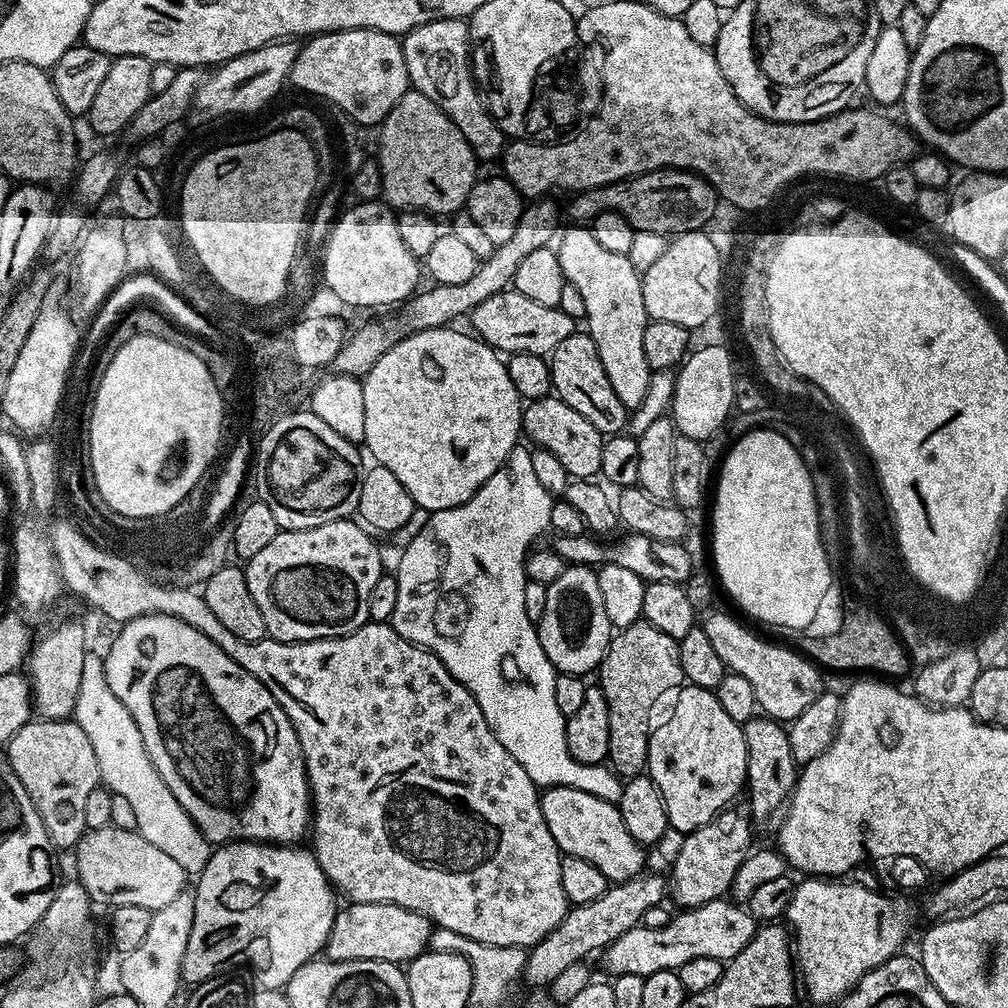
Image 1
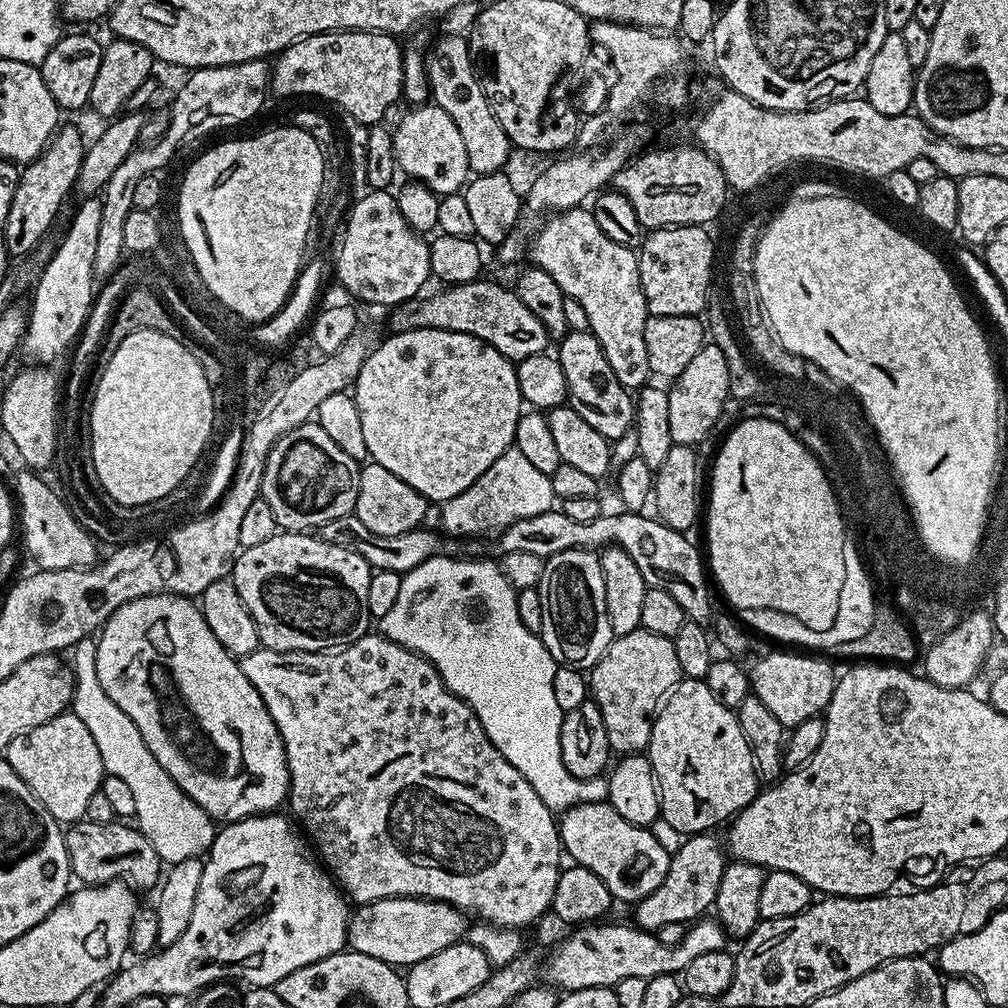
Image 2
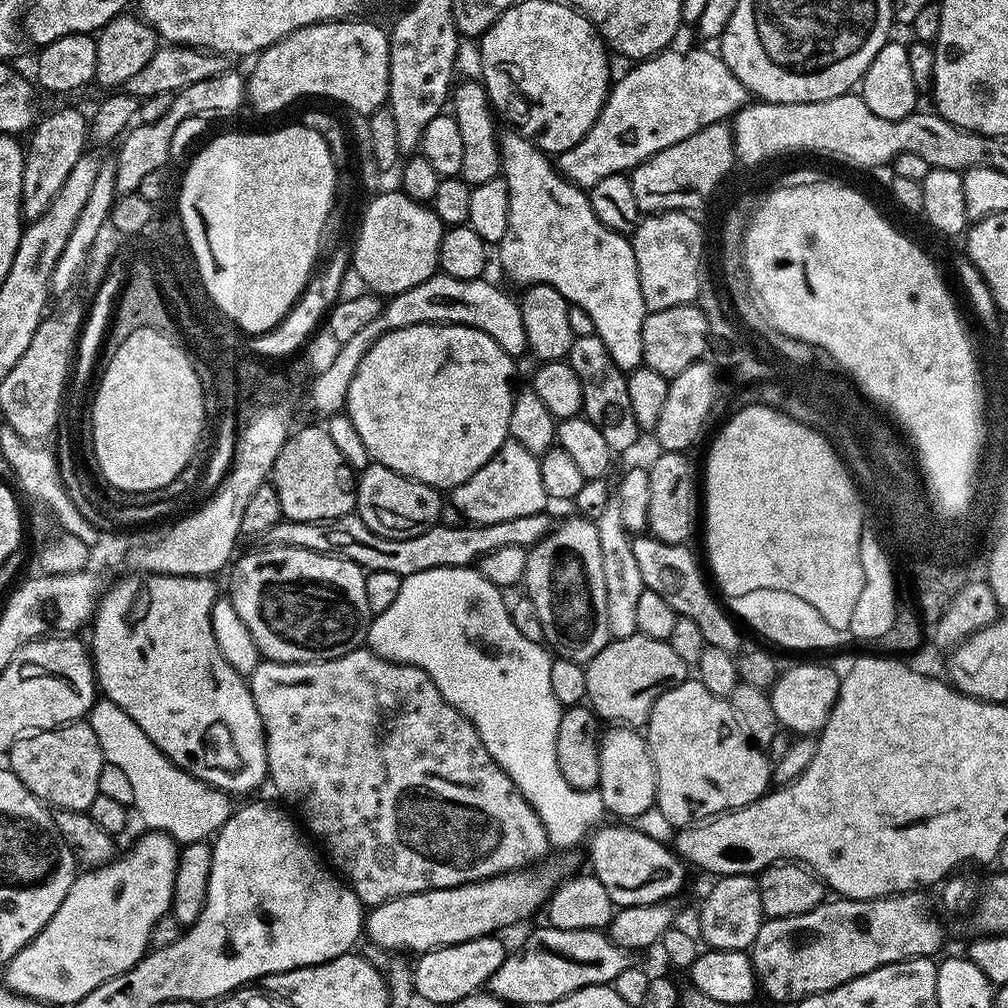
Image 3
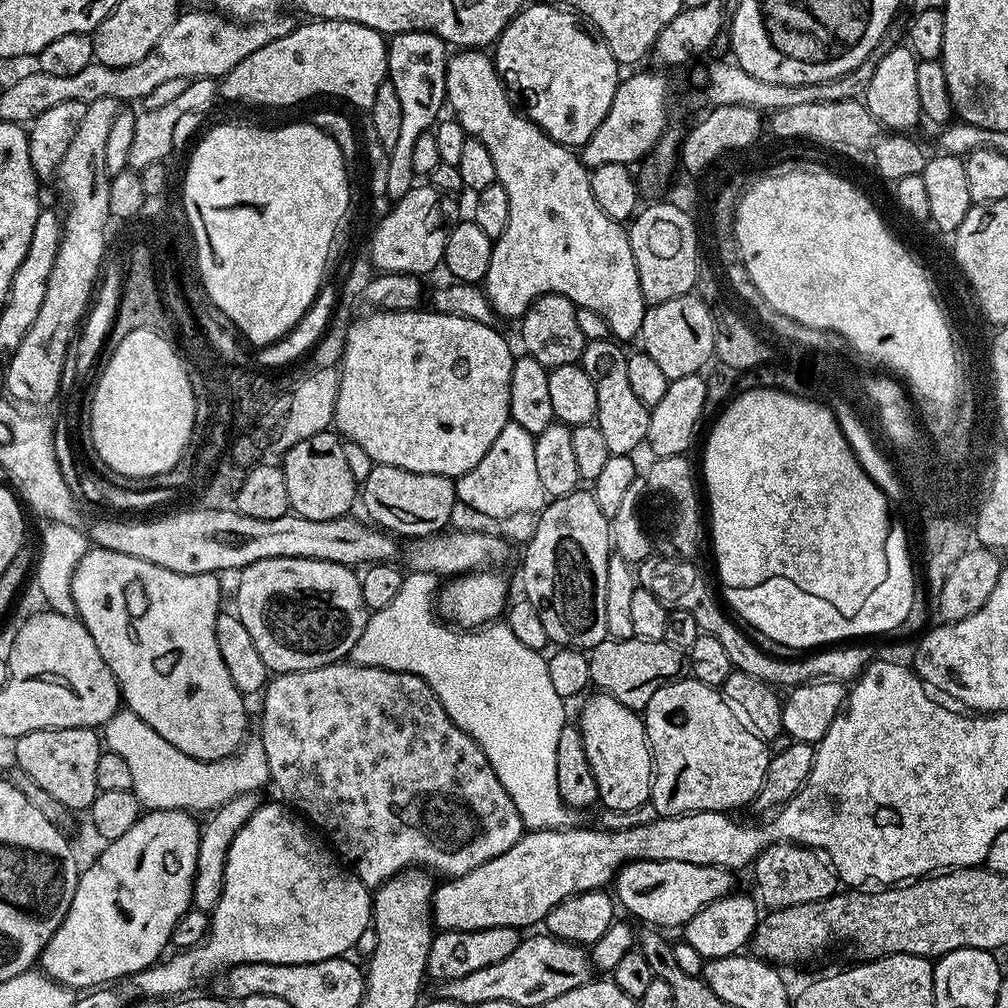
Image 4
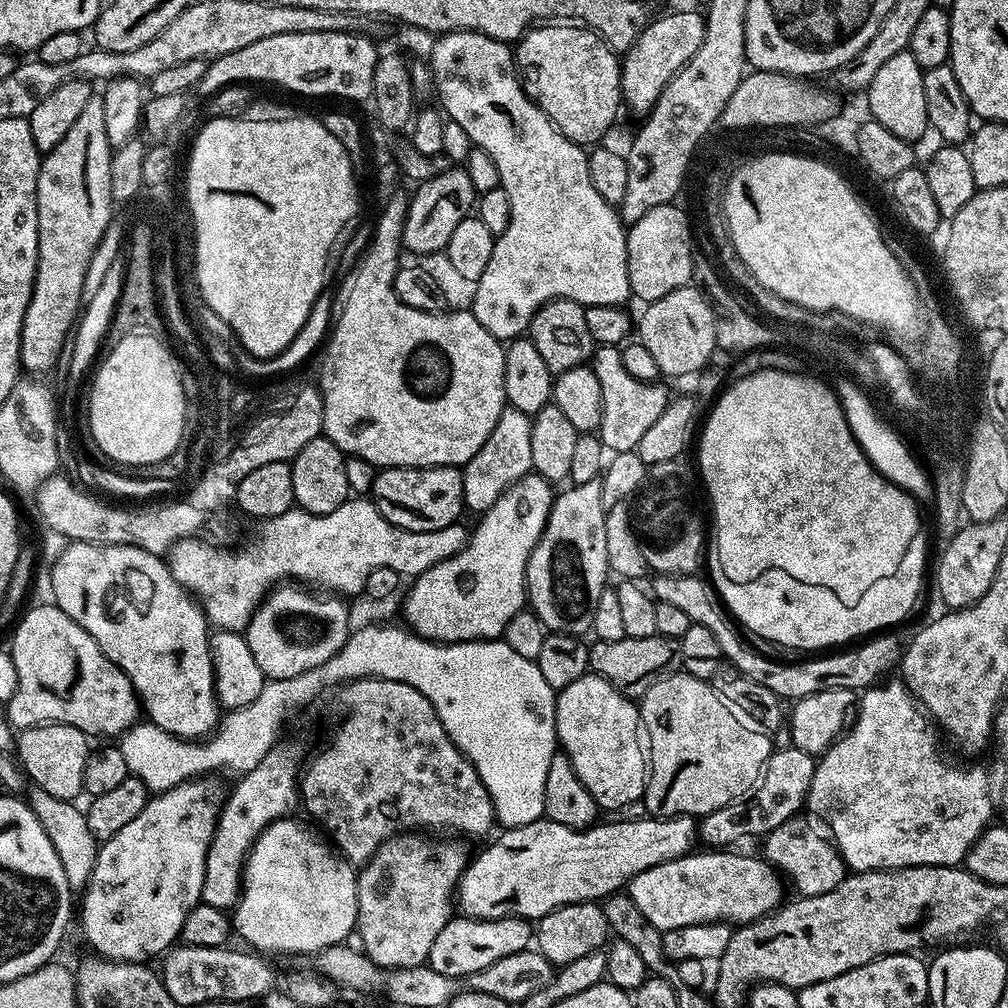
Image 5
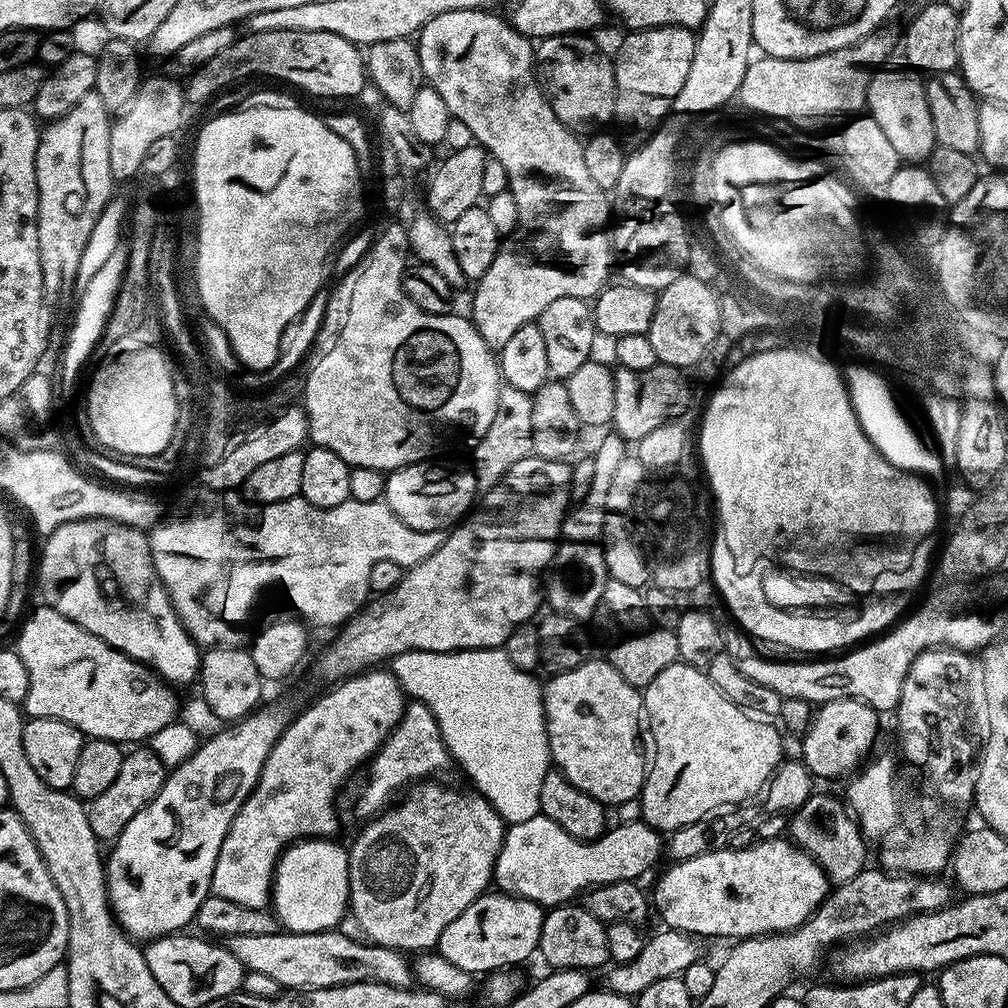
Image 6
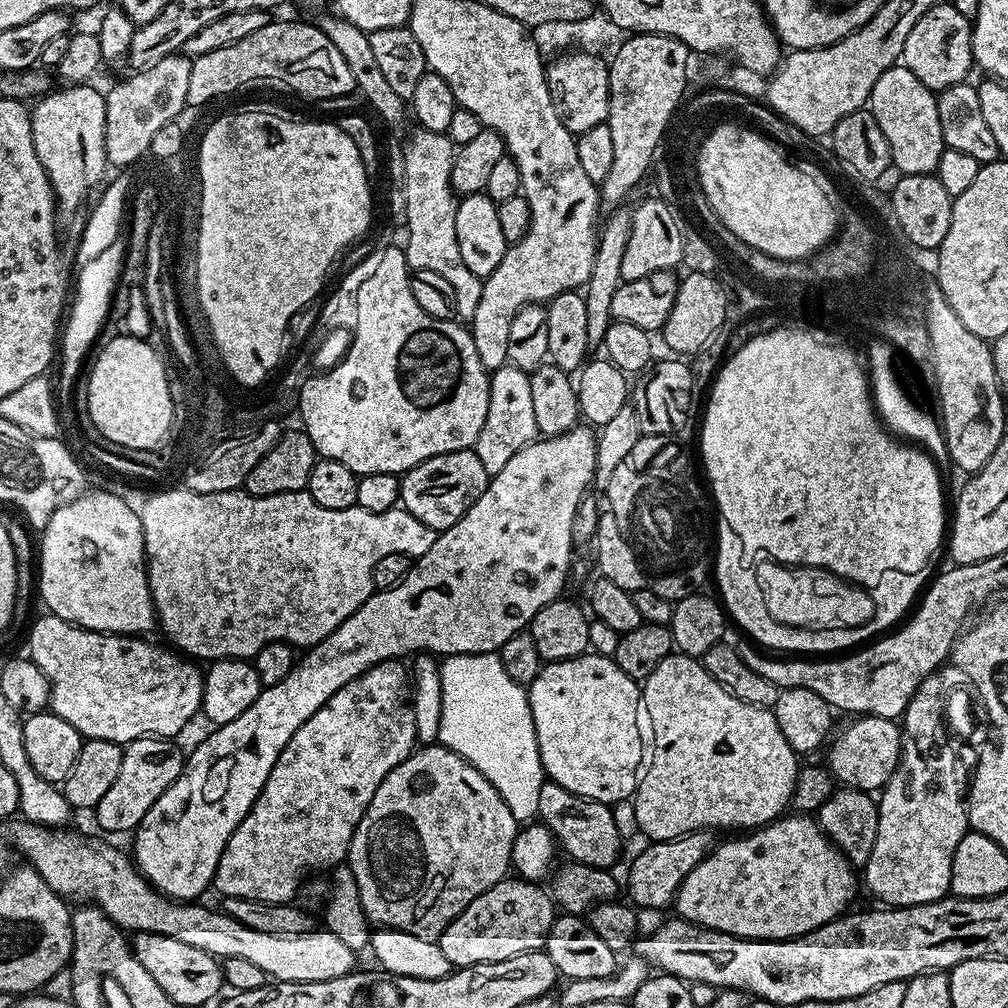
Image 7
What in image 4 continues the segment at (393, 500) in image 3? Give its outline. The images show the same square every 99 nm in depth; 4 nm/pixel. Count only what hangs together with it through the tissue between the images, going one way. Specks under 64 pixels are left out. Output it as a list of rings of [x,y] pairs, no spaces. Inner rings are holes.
[[[373,463],[370,478],[362,482],[362,504],[368,511],[367,519],[397,537],[419,538],[435,536],[449,527],[452,511],[458,508],[456,480],[438,474],[418,474],[398,466]]]

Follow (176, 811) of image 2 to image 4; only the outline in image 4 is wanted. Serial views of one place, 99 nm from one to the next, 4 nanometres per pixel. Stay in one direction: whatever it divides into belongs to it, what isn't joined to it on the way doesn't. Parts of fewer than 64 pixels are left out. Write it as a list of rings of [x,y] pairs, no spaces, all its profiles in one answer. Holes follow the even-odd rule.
[[[121,710],[102,725],[102,744],[107,751],[125,760],[130,769],[132,791],[148,810],[161,808],[211,814],[242,794],[259,793],[260,787],[270,780],[266,750],[258,738],[249,739],[235,756],[224,760],[195,760],[190,754],[182,754],[178,746],[170,746],[170,742],[166,742],[158,730],[146,726],[138,714]]]

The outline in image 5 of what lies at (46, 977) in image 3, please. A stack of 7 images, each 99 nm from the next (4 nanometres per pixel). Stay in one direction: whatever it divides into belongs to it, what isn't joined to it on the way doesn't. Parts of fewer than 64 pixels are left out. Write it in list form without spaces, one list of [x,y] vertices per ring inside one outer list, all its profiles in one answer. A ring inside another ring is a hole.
[[[205,774],[153,795],[134,822],[122,826],[118,834],[99,845],[92,877],[82,892],[84,901],[78,904],[80,932],[97,957],[148,962],[151,956],[159,957],[177,943],[186,914],[190,914],[195,904],[201,903],[206,854],[226,799],[226,788],[216,780],[219,779],[215,775]]]

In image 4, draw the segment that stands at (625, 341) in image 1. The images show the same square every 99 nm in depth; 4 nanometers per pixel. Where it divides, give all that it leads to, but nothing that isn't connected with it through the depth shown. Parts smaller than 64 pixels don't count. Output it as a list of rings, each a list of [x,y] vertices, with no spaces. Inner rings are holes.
[[[460,50],[455,54],[449,55],[448,65],[446,66],[446,94],[448,95],[446,104],[450,109],[451,115],[464,127],[465,133],[469,137],[478,139],[482,142],[482,146],[486,146],[486,150],[490,150],[490,158],[494,158],[494,170],[496,171],[496,179],[499,184],[506,190],[506,194],[510,194],[510,222],[506,222],[506,230],[502,233],[492,245],[492,257],[490,258],[490,270],[482,281],[482,287],[488,294],[488,300],[492,303],[493,313],[497,317],[513,316],[519,318],[523,316],[528,305],[532,301],[537,300],[539,296],[545,296],[553,292],[559,296],[570,298],[570,302],[577,308],[585,308],[586,310],[594,310],[594,314],[598,314],[604,323],[607,324],[609,333],[617,341],[624,340],[635,341],[640,334],[642,326],[642,318],[644,317],[645,303],[642,298],[642,290],[638,286],[638,270],[634,266],[634,250],[630,250],[630,242],[628,241],[628,228],[623,223],[614,218],[610,218],[606,214],[602,214],[602,206],[598,206],[598,202],[594,202],[594,194],[590,190],[590,172],[584,167],[584,161],[571,148],[565,148],[564,145],[551,140],[545,132],[540,131],[533,120],[529,120],[523,111],[518,110],[508,101],[510,97],[509,89],[504,87],[504,81],[500,79],[500,73],[497,72],[493,57],[484,50]]]

